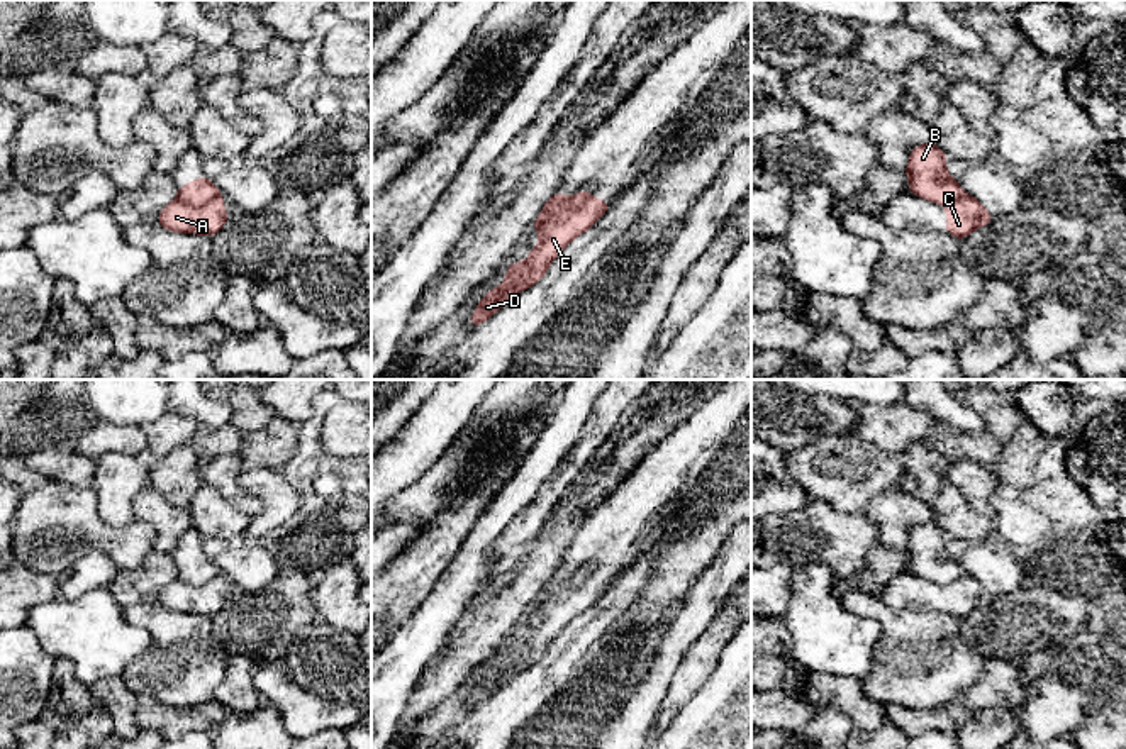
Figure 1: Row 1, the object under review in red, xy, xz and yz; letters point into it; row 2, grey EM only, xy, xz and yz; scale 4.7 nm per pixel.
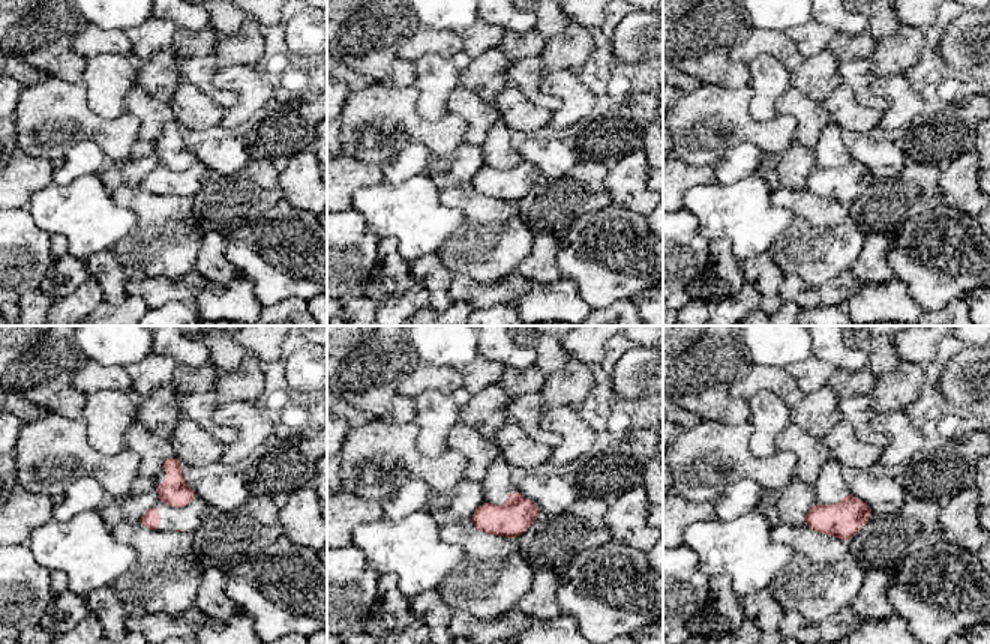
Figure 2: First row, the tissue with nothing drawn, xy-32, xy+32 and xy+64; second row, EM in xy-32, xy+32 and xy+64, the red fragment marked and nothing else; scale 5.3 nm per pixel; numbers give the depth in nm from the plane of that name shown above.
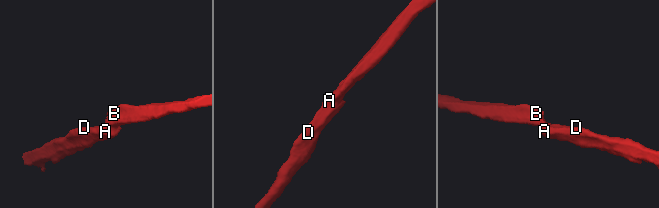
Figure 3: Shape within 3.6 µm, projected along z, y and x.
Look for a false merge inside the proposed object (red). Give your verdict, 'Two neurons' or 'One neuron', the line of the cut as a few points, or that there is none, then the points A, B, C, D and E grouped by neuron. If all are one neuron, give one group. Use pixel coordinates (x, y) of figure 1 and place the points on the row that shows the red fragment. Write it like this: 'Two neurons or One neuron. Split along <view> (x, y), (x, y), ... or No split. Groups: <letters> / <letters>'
Two neurons. Split along xy (219, 194), (202, 204), (189, 204), (178, 199). Groups: A C D E / B

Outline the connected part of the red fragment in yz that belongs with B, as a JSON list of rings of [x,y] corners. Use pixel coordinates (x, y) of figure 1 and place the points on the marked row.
[[[934,142],[912,147],[904,169],[909,178],[909,191],[941,205],[963,197],[965,191],[946,171],[946,158]]]

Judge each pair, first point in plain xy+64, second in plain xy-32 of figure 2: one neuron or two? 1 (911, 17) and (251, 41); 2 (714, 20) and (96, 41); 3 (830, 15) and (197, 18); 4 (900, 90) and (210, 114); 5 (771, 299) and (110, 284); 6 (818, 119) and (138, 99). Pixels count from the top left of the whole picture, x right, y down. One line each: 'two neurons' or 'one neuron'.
1: two neurons
2: two neurons
3: one neuron
4: two neurons
5: one neuron
6: one neuron

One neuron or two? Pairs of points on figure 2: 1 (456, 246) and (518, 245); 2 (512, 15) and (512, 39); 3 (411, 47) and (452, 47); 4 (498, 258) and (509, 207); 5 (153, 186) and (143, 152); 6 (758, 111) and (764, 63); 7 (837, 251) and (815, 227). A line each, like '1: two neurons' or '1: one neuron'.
1: one neuron
2: two neurons
3: one neuron
4: one neuron
5: two neurons
6: one neuron
7: one neuron

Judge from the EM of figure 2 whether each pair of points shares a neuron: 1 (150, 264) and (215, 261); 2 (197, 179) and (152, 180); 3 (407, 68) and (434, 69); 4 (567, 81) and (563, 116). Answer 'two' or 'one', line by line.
1: two
2: one
3: two
4: one

